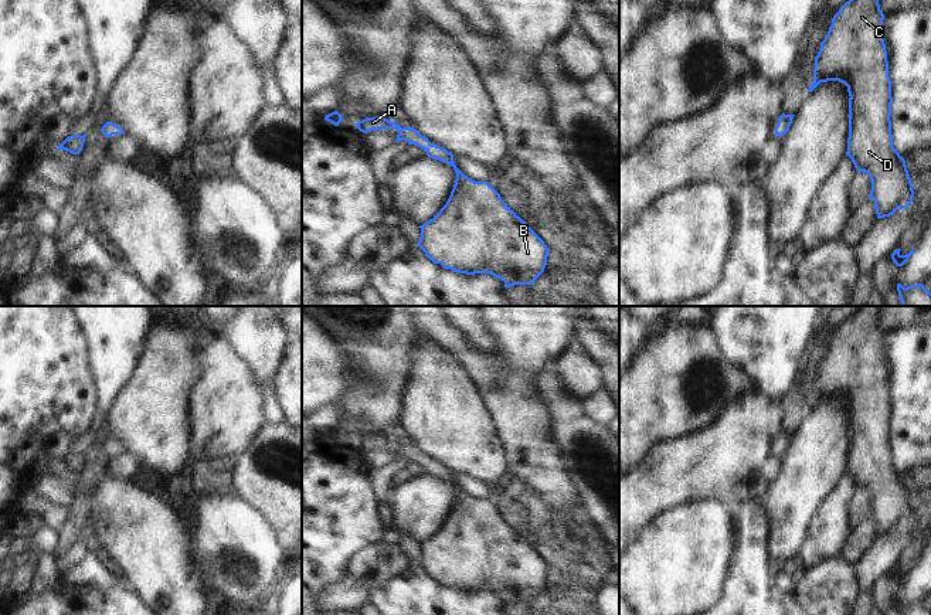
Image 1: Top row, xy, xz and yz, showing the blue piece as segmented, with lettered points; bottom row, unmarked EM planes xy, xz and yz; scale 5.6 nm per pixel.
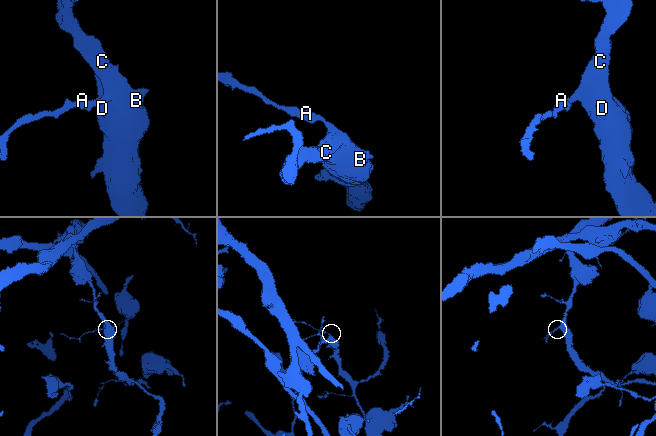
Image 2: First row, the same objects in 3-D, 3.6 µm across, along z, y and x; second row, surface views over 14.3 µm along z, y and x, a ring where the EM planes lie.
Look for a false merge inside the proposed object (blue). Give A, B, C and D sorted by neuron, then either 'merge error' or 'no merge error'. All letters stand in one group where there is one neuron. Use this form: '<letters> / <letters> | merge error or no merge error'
A B C D | no merge error

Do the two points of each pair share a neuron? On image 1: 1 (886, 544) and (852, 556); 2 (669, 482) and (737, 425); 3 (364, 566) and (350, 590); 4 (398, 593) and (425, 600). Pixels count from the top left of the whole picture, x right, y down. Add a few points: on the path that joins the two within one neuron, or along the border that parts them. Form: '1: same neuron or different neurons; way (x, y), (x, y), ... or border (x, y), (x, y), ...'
1: different neurons; border (877, 536), (853, 566)
2: same neuron; way (686, 469), (693, 469), (720, 442)
3: different neurons; border (350, 577), (369, 593)
4: same neuron; way (405, 600), (418, 600)

